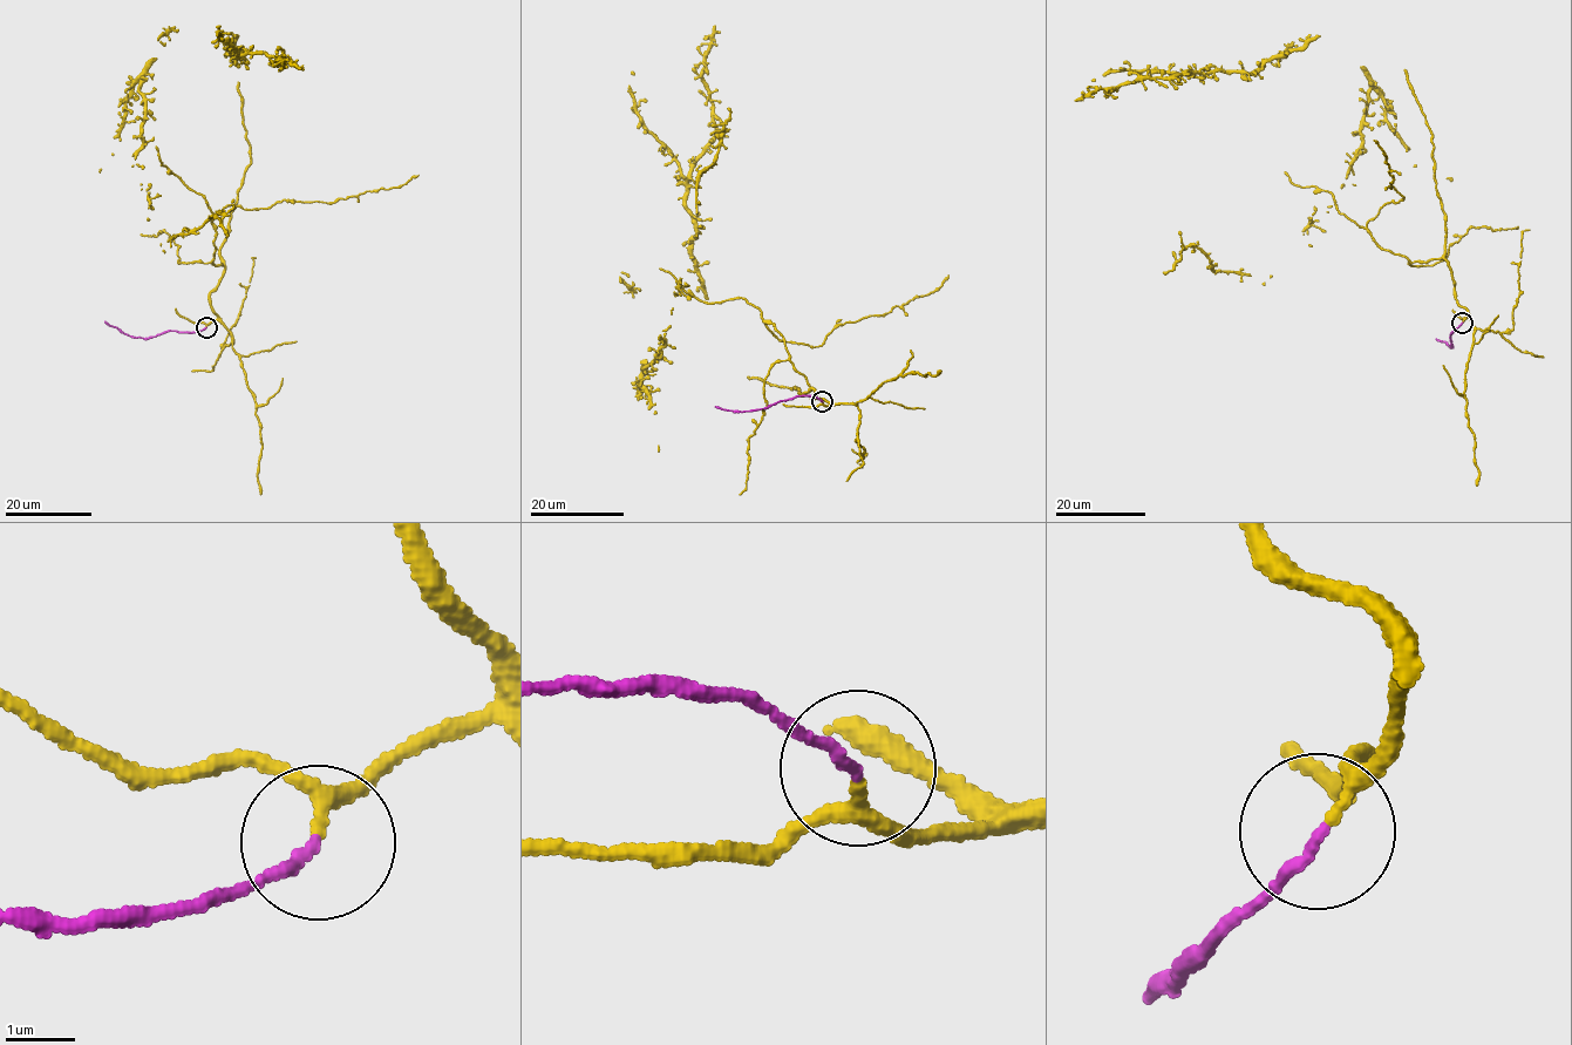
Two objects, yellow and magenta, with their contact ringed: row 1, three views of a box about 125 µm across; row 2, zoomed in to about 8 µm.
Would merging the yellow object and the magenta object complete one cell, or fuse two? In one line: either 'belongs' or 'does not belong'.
belongs

